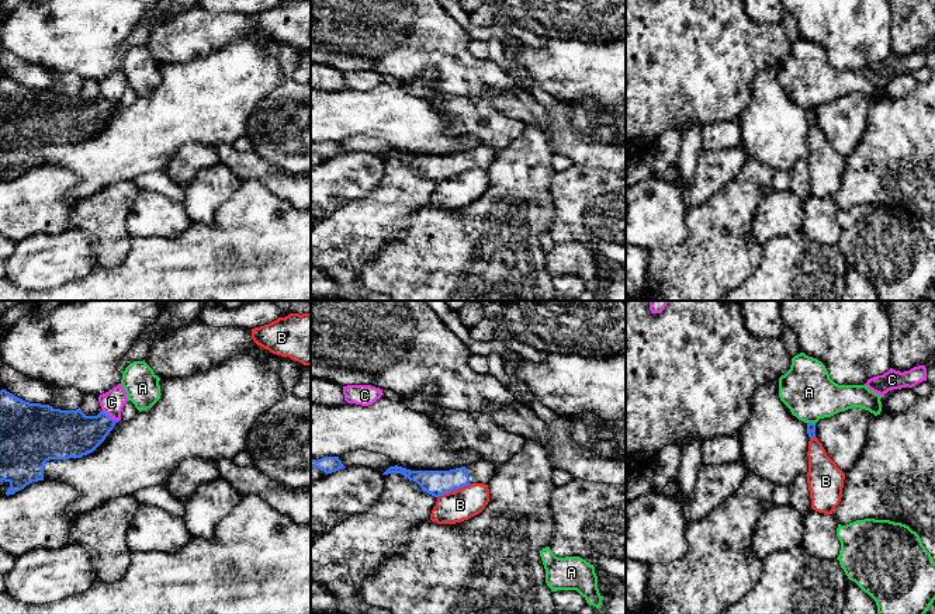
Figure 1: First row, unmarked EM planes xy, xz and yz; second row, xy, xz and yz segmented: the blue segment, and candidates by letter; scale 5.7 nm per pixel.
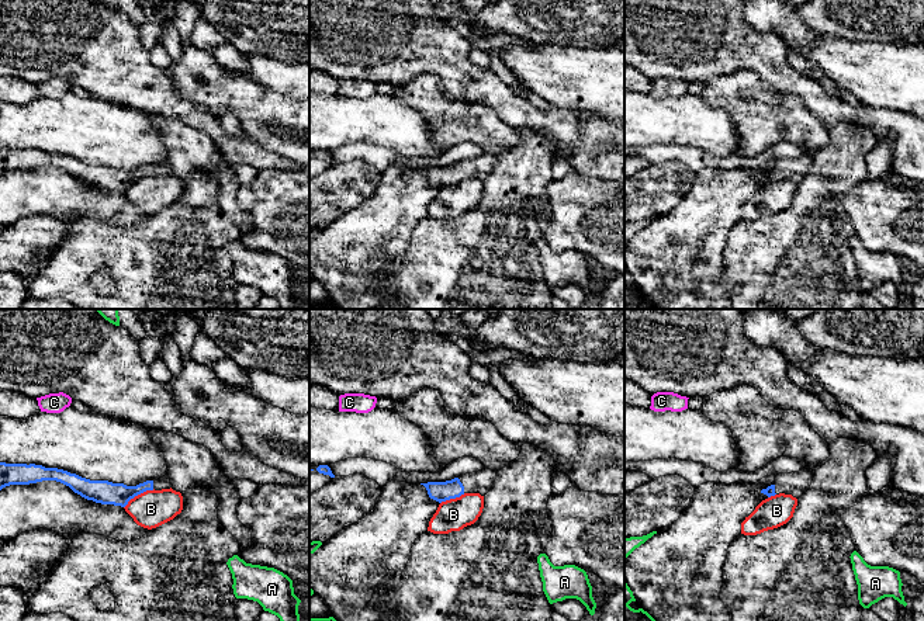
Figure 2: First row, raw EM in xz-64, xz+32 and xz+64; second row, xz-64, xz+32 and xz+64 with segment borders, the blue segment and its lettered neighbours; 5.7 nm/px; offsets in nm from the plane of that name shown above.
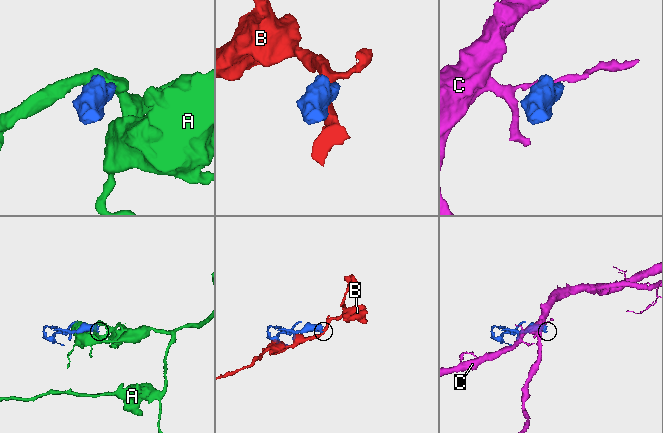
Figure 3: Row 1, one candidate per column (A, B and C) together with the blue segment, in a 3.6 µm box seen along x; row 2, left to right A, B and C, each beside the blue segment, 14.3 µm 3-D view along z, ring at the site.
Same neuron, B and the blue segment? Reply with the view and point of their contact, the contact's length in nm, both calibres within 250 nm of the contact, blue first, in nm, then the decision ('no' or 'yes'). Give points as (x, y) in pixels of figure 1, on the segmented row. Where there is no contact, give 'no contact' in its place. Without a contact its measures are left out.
contact xz (453, 489); length 200 nm; calibres 140 and 180 nm; no

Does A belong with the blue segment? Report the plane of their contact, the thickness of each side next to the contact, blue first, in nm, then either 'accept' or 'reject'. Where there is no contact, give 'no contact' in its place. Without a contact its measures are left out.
contact in yz; calibres 50 and 300 nm; reject

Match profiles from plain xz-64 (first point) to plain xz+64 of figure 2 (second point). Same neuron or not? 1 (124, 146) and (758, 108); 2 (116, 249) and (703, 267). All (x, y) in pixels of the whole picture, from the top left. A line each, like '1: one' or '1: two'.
1: two
2: two

